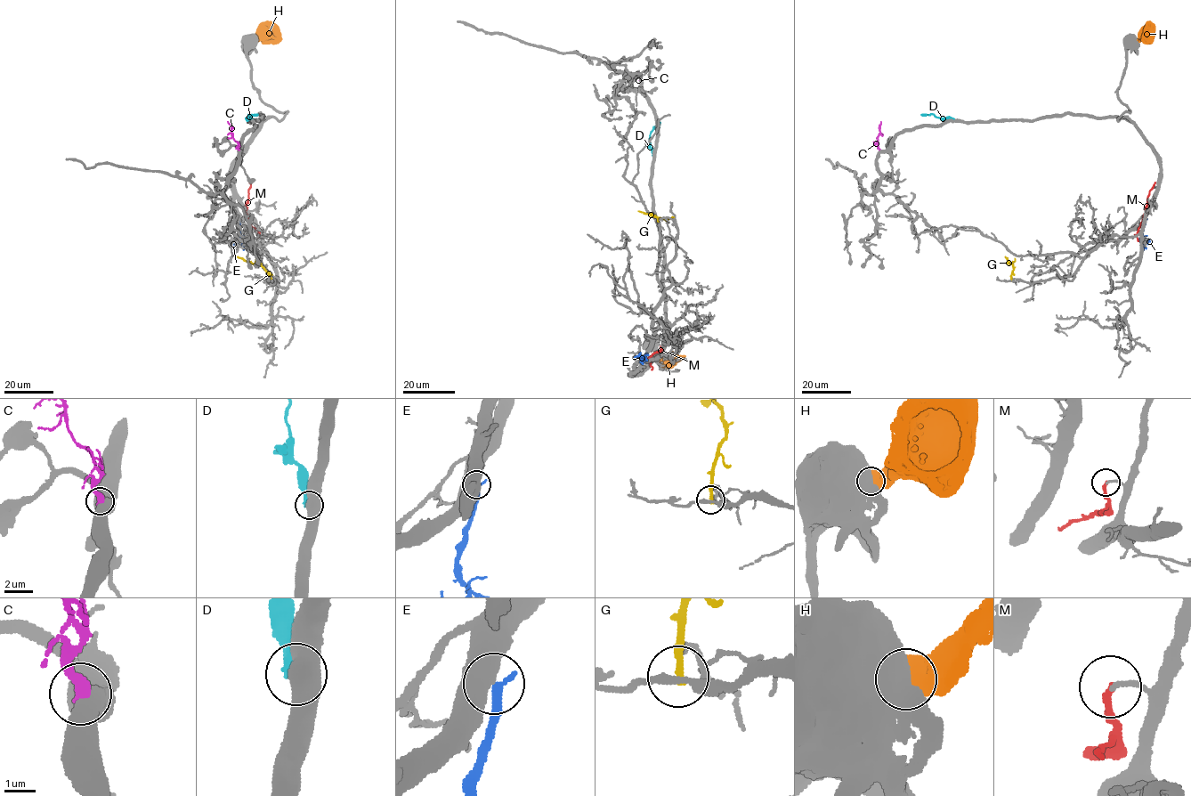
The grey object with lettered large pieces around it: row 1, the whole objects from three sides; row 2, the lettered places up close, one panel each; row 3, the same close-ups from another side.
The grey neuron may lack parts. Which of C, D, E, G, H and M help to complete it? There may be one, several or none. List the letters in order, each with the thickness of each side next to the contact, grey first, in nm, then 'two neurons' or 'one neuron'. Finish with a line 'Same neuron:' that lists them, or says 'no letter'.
C: 550 nm thick on the grey side, 440 nm on the other; two neurons
D: 700 nm thick on the grey side, 440 nm on the other; two neurons
E: 800 nm thick on the grey side, 320 nm on the other; one neuron
G: 200 nm thick on the grey side, 240 nm on the other; two neurons
H: 1050 nm thick on the grey side, 800 nm on the other; two neurons
M: 160 nm thick on the grey side, 220 nm on the other; two neurons
Same neuron: E

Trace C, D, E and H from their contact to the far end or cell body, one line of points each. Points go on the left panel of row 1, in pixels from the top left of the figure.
C: (239, 150), (227, 122)
D: (251, 119), (247, 115), (258, 114)
E: (241, 219), (241, 244), (237, 242), (239, 238)
H: (252, 40), (257, 36), (272, 32), (278, 26)

